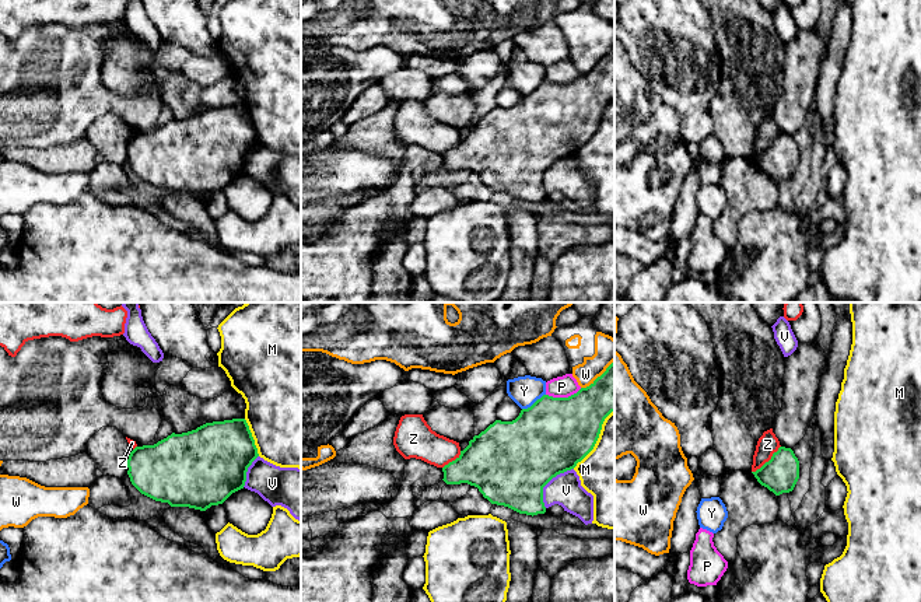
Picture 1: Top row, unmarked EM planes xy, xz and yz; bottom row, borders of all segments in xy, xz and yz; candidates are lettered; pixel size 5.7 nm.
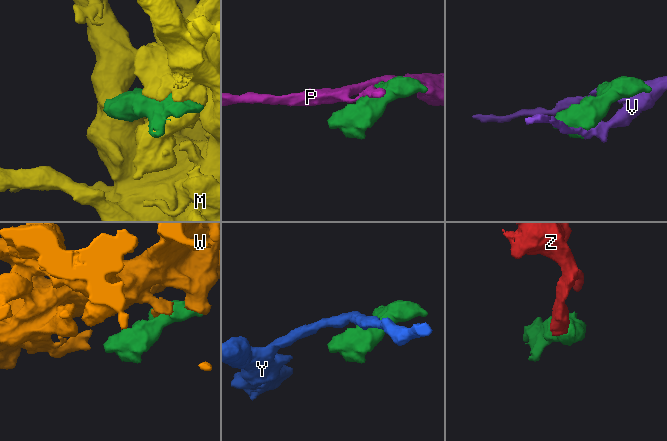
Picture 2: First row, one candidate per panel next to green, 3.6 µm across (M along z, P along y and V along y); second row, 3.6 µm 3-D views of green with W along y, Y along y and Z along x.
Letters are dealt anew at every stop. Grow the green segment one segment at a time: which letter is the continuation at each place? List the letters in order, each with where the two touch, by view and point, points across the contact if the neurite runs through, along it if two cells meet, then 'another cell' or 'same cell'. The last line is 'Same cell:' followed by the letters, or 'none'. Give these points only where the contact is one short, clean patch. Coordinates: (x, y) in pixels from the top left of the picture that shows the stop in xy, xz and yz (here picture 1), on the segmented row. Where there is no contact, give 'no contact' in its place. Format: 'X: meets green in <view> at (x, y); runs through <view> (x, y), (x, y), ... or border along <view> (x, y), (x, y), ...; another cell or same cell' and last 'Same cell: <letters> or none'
M: meets green in xy at (252, 437); another cell
P: meets green in xz at (563, 398); another cell
V: meets green in xz at (547, 482); another cell
W: meets green in xz at (598, 377); another cell
Y: meets green in xz at (535, 402); border along xz (545, 394), (522, 409); another cell
Z: meets green in yz at (769, 461); border along yz (780, 445), (767, 461), (752, 472); another cell
Same cell: none

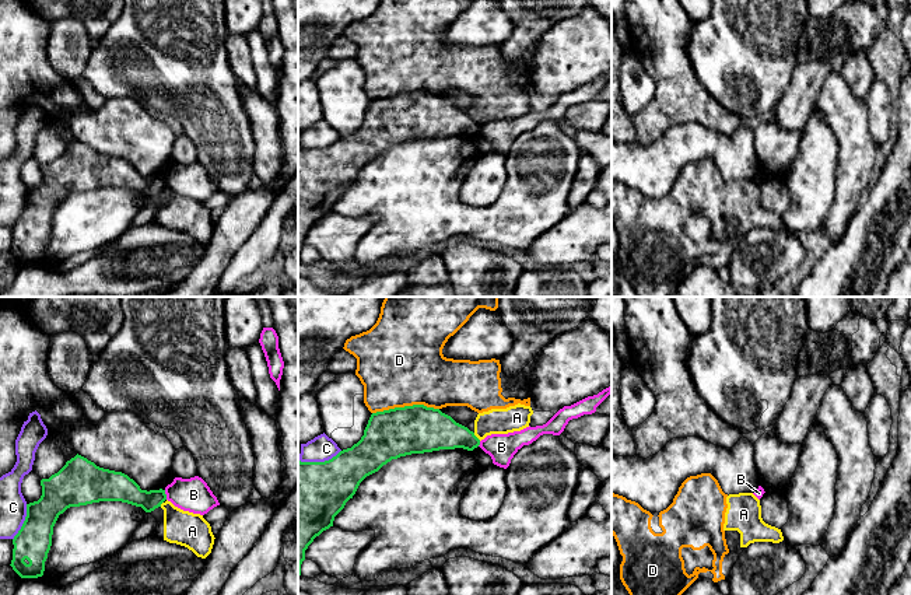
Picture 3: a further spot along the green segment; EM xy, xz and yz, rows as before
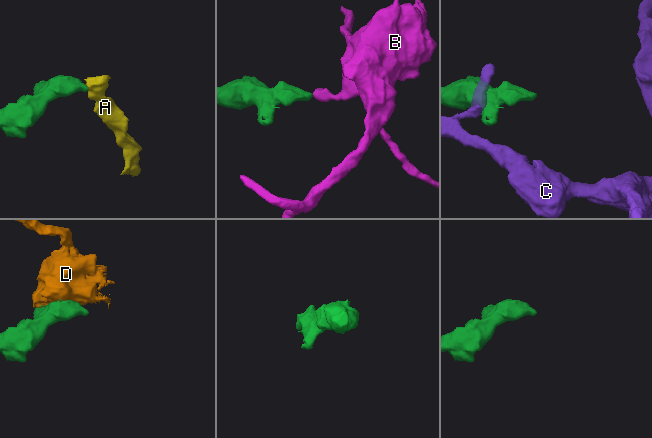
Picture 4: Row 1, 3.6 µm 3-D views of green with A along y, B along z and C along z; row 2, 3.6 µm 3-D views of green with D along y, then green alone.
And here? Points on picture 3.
A: meets green in xz at (476, 437); border along xz (473, 433), (480, 440); another cell
B: meets green in xy at (165, 494); border along xy (164, 490), (167, 499); another cell
C: meets green in xy at (24, 522); another cell
D: meets green in xz at (405, 406); another cell
Same cell: none

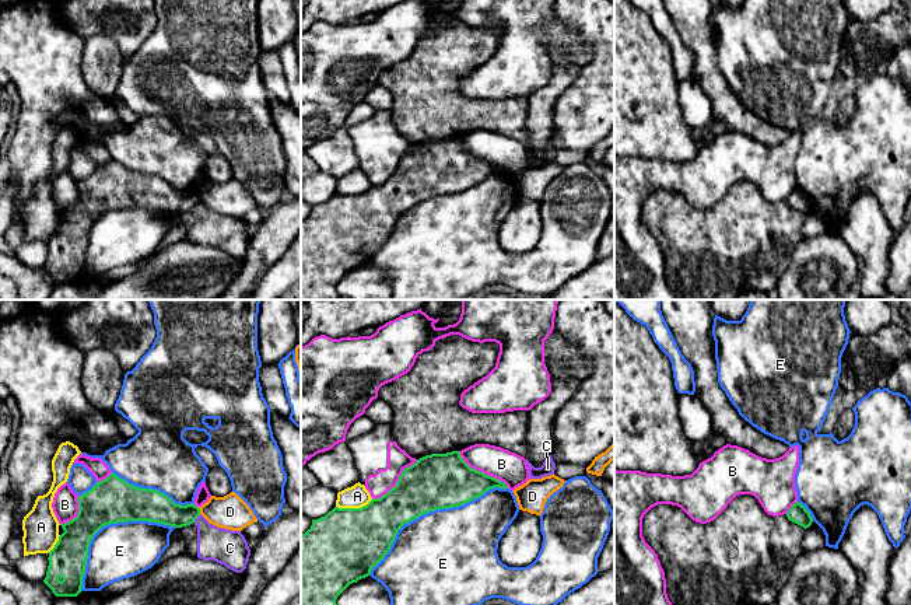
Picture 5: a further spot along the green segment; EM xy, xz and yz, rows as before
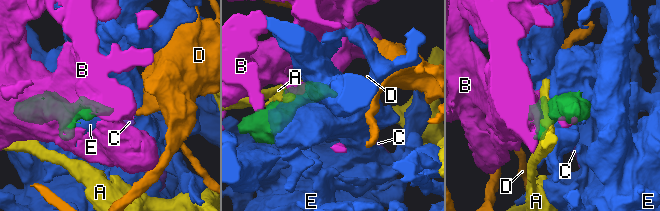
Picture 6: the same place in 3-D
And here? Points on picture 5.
A: meets green in xz at (354, 509); another cell
B: meets green in xz at (482, 472); another cell
C: meets green in xy at (196, 517); border along xy (200, 514), (193, 521); another cell
D: meets green in xy at (199, 510); border along xy (198, 507), (200, 513); another cell
E: meets green in xz at (430, 510); another cell
Same cell: none

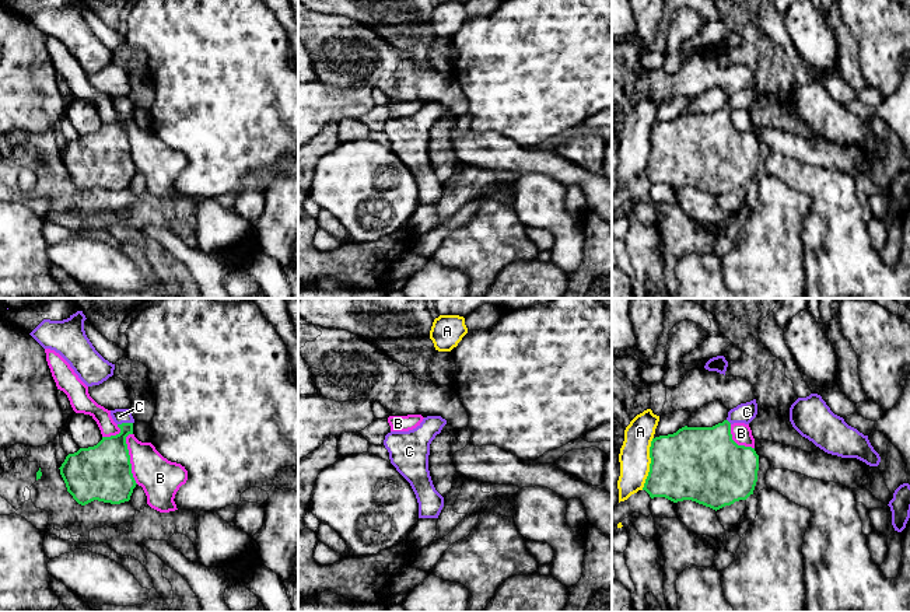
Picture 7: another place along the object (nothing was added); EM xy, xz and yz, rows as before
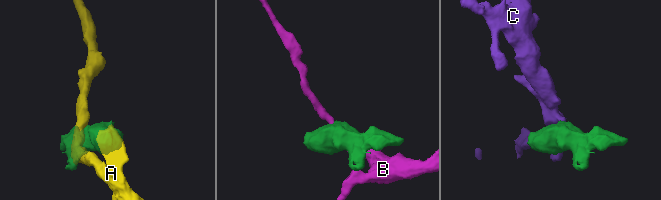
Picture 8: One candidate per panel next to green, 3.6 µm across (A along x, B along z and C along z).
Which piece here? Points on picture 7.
A: meets green in yz at (650, 464); border along yz (653, 437), (650, 471), (641, 489); another cell
B: meets green in xy at (129, 458); another cell
C: meets green in xy at (125, 423); runs through xy (108, 462), (125, 432), (125, 423), (119, 416); same cell
Same cell: C

